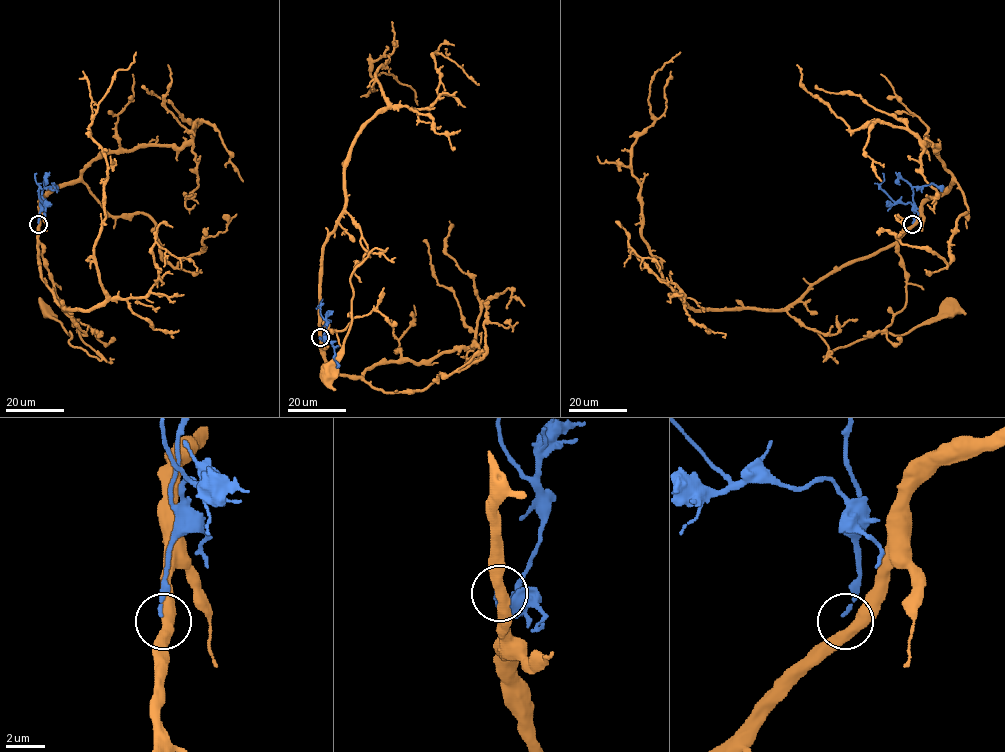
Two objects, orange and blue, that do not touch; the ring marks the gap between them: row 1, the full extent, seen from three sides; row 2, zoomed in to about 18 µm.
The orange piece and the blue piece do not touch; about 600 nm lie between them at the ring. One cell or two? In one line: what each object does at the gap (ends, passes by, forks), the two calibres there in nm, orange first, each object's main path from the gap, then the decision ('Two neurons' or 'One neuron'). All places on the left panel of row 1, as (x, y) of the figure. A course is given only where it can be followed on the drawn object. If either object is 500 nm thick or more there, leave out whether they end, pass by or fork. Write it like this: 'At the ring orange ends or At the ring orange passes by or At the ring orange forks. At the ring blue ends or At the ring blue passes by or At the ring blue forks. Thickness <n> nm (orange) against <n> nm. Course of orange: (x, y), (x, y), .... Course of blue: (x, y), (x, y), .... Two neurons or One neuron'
Thickness 500 nm (orange) against 160 nm. Course of orange: (39, 224), (41, 277), (101, 360), (74, 347), (70, 331), (45, 309). Course of blue: (38, 223), (41, 205), (45, 202), (39, 197), (36, 173). Two neurons

